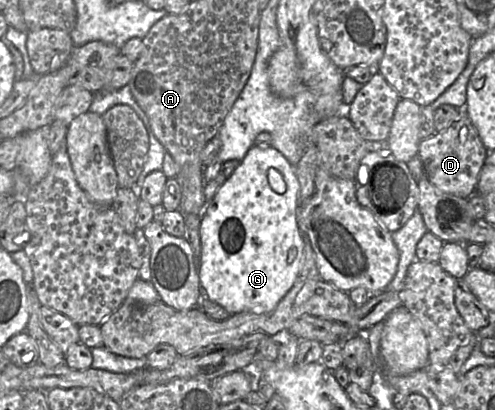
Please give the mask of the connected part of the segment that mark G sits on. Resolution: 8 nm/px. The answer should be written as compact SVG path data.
M254 145L240 162L236 171L227 179L223 187L215 197L205 205L205 213L200 226L200 238L202 245L201 265L199 267L199 279L203 297L222 306L231 315L242 312L261 314L273 310L278 303L292 289L297 278L301 275L304 263L305 240L297 222L297 210L300 206L300 183L296 174L296 168L287 158L274 147L261 147Z

